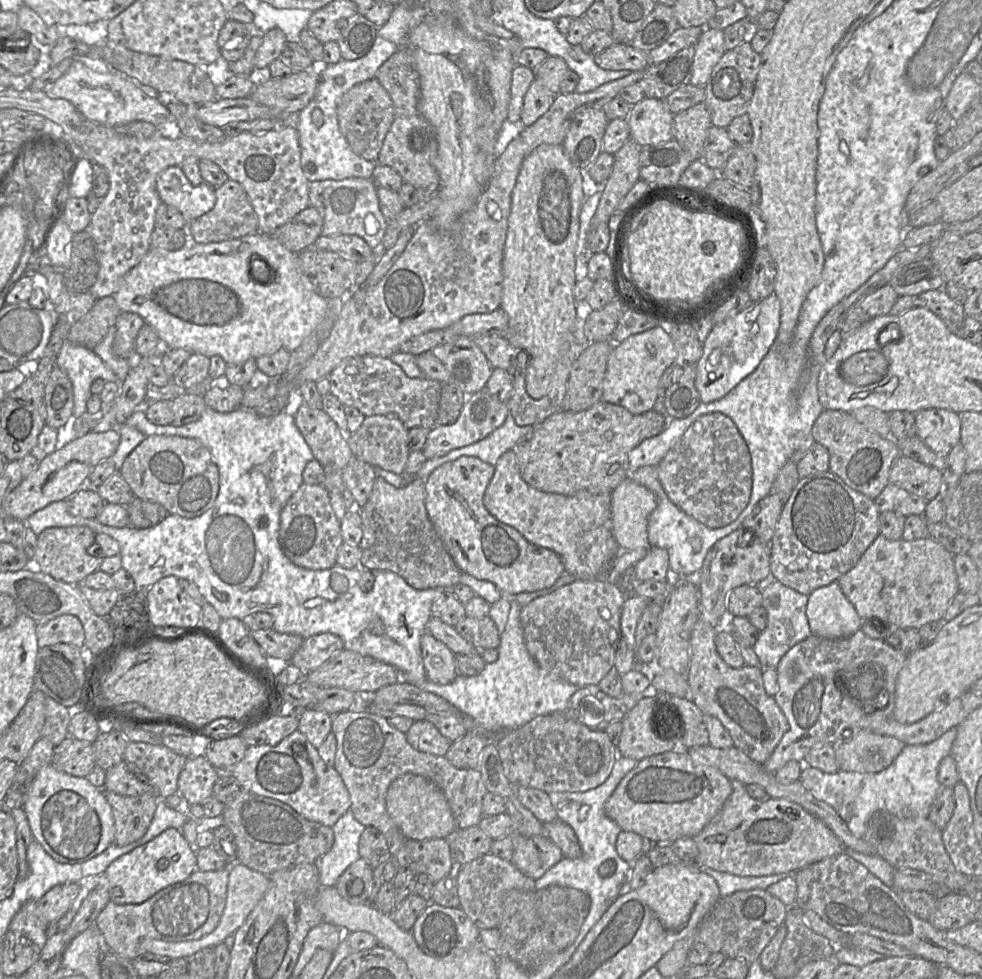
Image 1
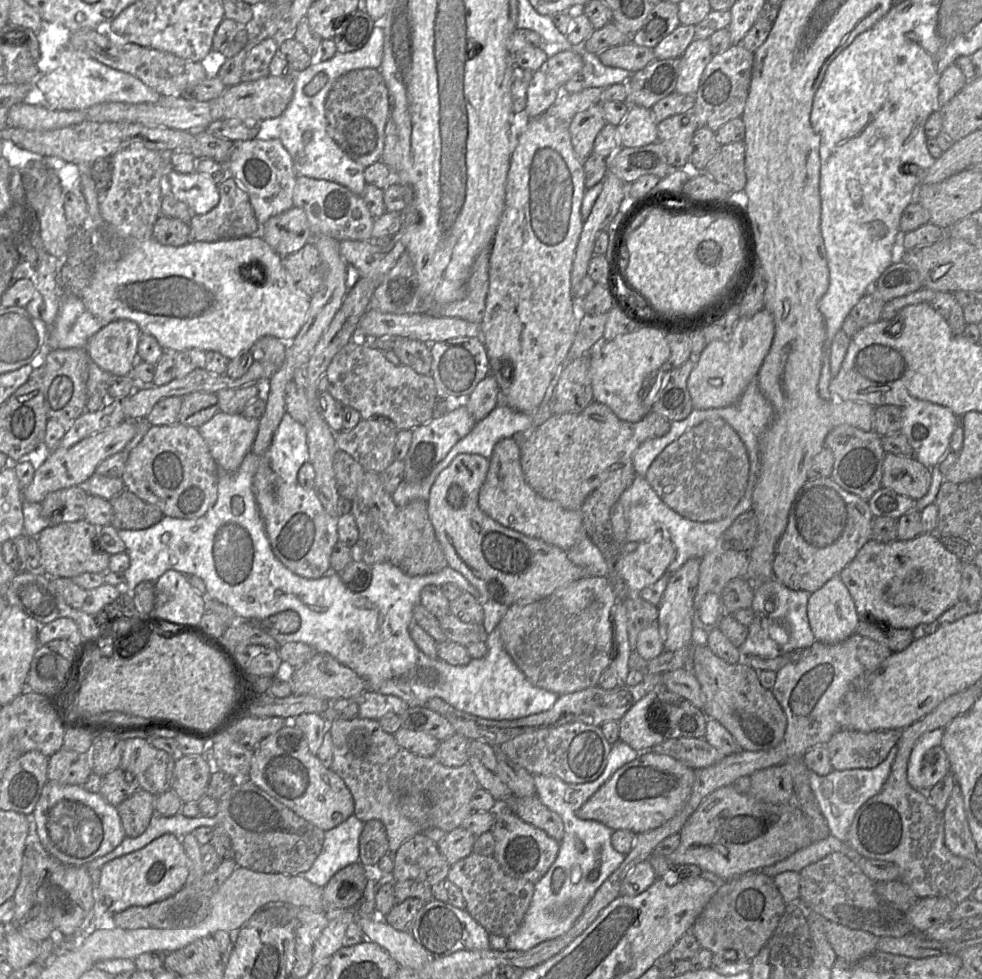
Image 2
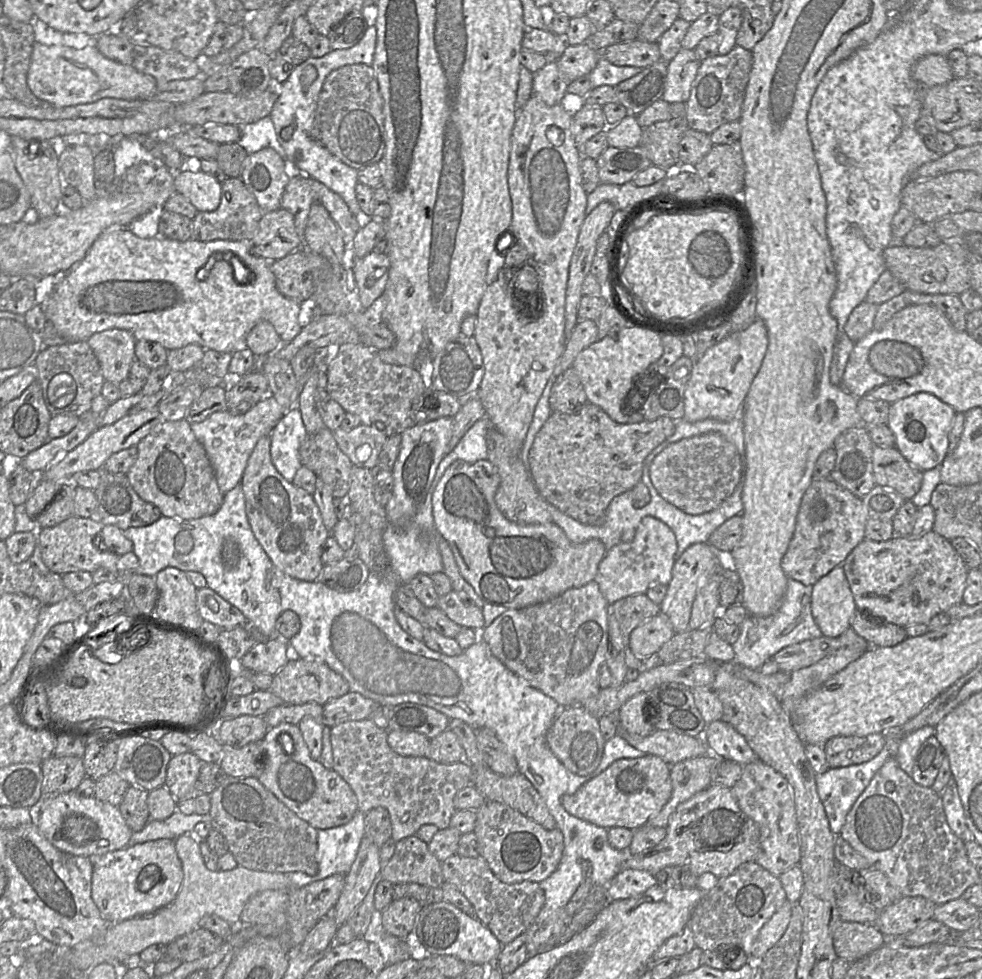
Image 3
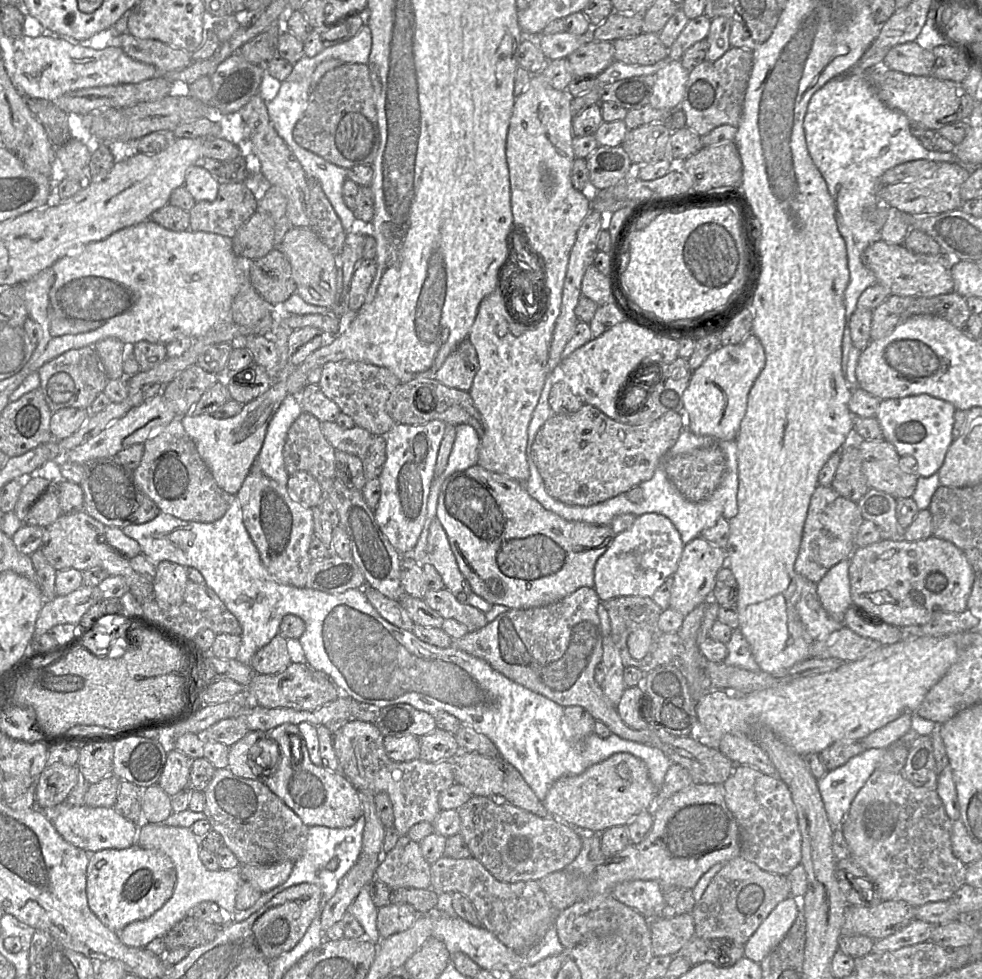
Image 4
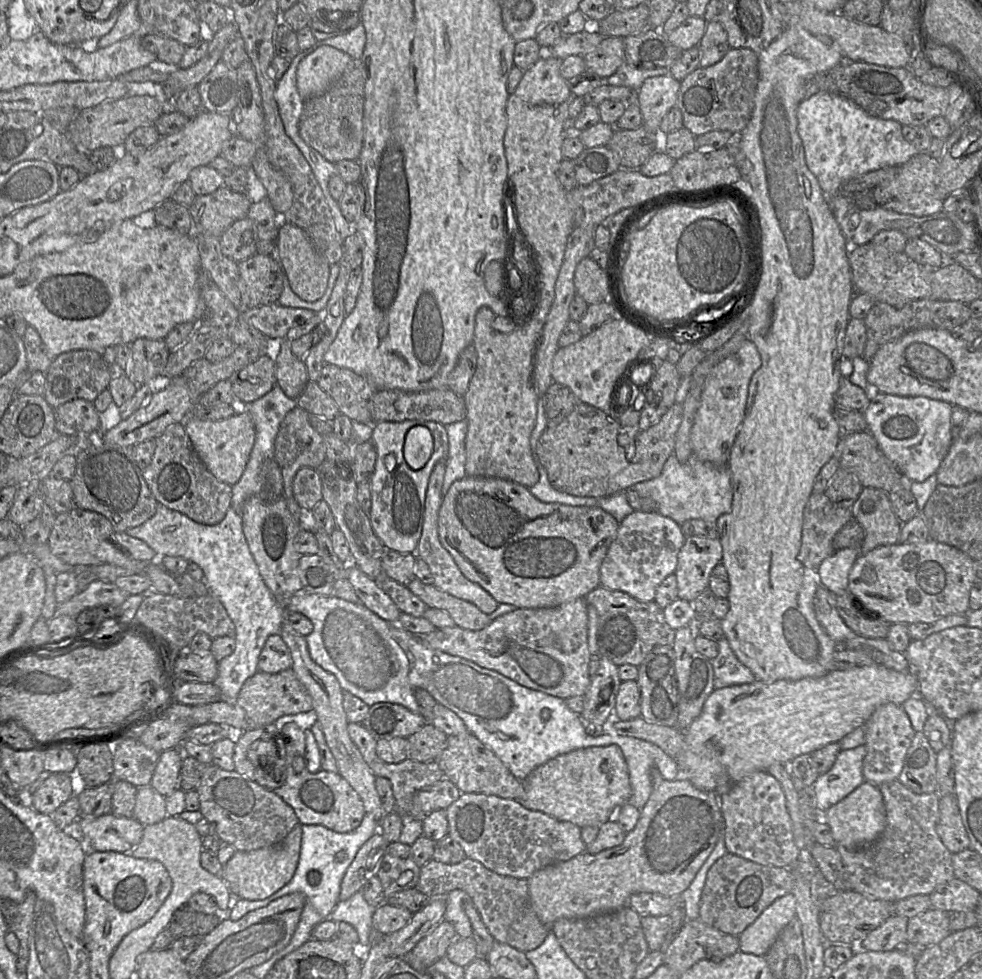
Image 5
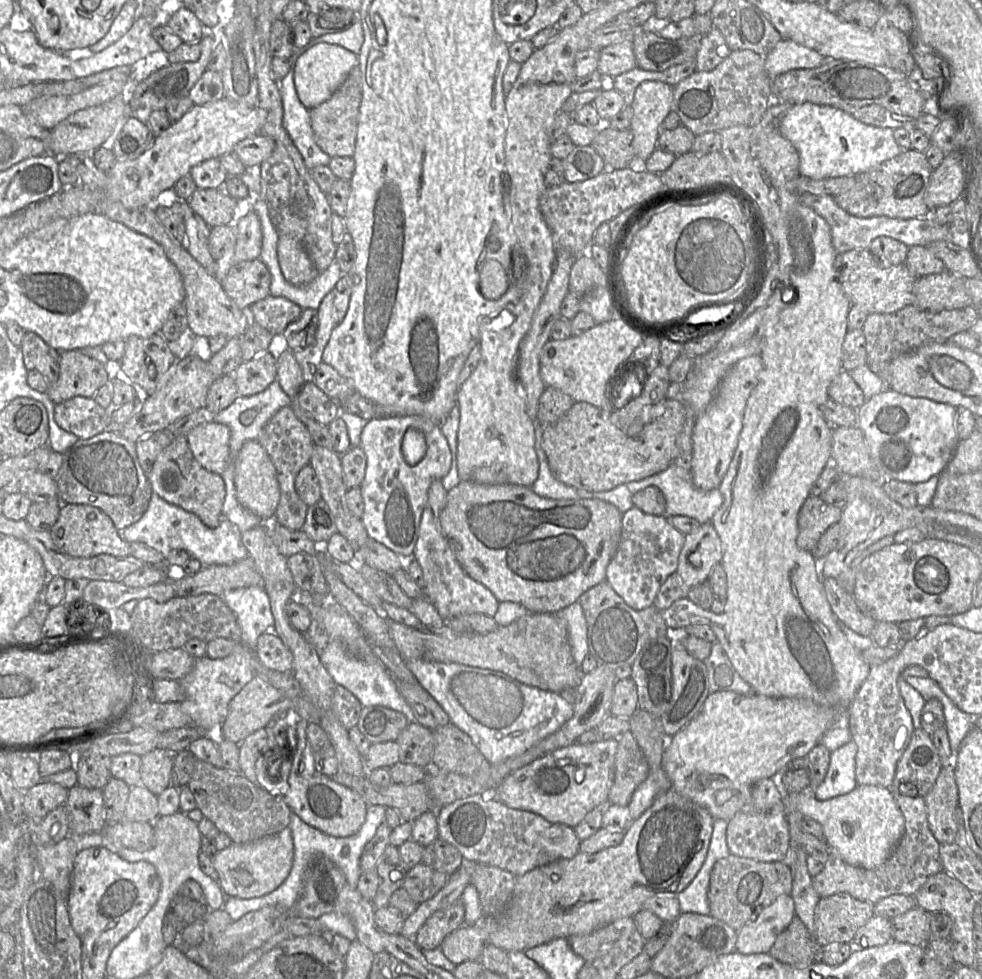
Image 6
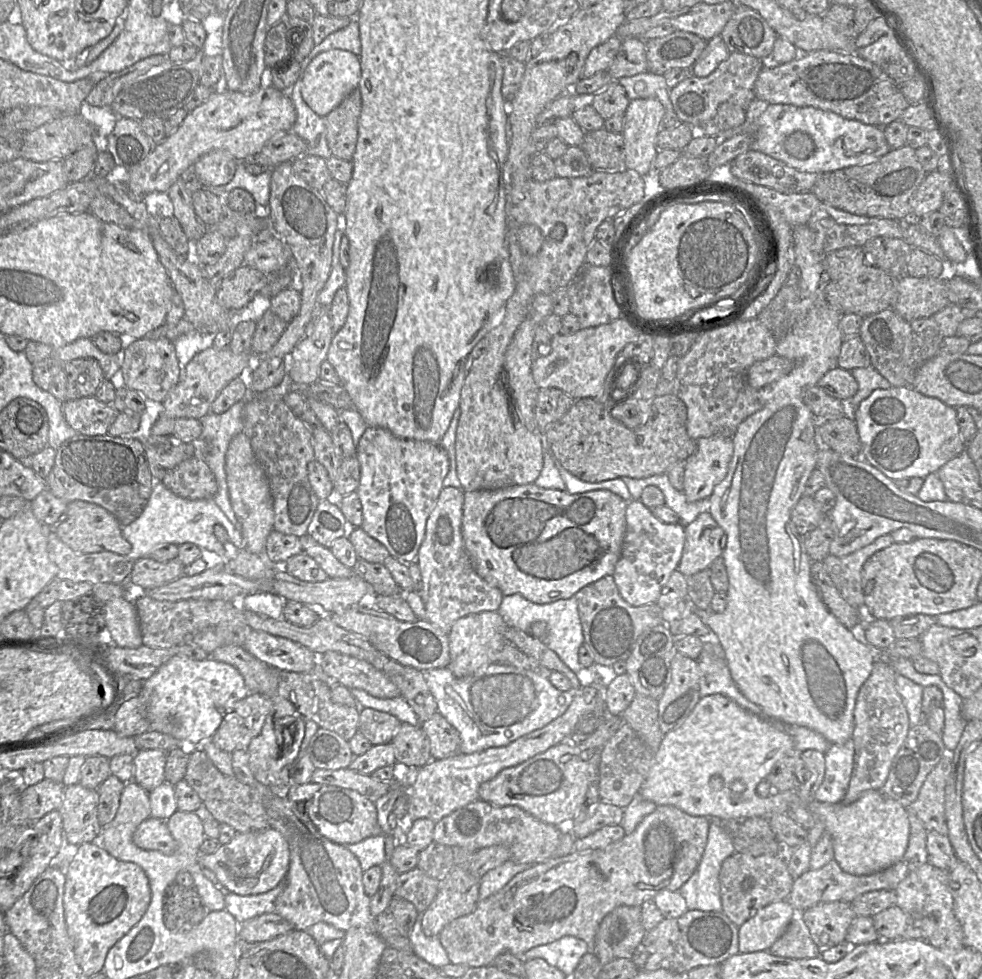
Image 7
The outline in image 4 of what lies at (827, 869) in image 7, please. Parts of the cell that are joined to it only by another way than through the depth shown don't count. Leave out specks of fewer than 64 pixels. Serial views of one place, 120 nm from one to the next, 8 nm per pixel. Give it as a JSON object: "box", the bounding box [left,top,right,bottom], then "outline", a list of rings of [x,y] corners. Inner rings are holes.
{"box":[840,768,966,907],"outline":[[[876,768],[852,801],[840,829],[849,847],[850,858],[872,880],[880,900],[901,900],[918,907],[929,902],[949,900],[966,884],[966,865],[952,851],[952,822],[935,789],[915,787],[902,773]]]}

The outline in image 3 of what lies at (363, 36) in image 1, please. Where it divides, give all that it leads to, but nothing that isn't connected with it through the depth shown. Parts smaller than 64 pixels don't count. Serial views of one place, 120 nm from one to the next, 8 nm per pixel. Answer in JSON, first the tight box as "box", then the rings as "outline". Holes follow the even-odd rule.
{"box":[328,10,368,49],"outline":[[[362,10],[349,13],[328,34],[331,49],[348,49],[355,46],[368,27]]]}

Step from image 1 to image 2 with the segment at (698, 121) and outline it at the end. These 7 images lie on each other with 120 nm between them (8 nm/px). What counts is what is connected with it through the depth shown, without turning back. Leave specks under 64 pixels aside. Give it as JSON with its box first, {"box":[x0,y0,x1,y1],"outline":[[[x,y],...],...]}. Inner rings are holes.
{"box":[657,108,698,168],"outline":[[[693,108],[685,113],[670,116],[657,124],[657,141],[663,145],[668,164],[673,168],[682,168],[689,161],[692,138],[698,127]]]}

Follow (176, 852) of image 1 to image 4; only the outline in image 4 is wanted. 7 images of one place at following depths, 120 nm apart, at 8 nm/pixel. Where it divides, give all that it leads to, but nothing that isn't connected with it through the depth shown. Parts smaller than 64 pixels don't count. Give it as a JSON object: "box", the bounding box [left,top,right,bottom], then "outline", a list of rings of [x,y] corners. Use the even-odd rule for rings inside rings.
{"box":[86,844,176,933],"outline":[[[134,844],[126,849],[104,849],[89,855],[89,863],[87,866],[86,878],[86,895],[89,908],[107,928],[116,933],[118,933],[127,924],[133,921],[146,919],[150,917],[152,914],[154,914],[172,896],[175,885],[176,870],[171,859],[166,854],[159,852],[157,850],[144,849],[137,844]]]}

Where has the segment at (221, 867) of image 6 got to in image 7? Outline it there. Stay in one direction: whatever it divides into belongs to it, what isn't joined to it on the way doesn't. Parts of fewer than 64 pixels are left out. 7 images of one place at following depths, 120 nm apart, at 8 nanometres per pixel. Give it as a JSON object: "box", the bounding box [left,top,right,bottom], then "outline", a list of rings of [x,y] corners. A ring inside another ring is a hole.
{"box":[199,828,290,895],"outline":[[[267,828],[245,833],[236,832],[227,844],[220,844],[212,854],[199,854],[201,866],[213,871],[224,890],[238,895],[263,894],[274,889],[287,875],[290,865],[290,852],[282,834]]]}

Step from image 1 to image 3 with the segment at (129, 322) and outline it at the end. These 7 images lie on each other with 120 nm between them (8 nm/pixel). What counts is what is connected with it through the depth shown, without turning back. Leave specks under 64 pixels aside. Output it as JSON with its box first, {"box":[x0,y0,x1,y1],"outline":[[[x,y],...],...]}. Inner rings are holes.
{"box":[87,329,137,385],"outline":[[[108,329],[93,334],[87,342],[97,357],[106,381],[118,385],[130,377],[137,342],[130,331]]]}

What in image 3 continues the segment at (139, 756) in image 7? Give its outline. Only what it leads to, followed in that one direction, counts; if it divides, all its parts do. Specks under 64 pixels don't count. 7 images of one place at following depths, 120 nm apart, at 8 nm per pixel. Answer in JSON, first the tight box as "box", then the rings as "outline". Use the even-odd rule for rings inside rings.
{"box":[164,752,202,802],"outline":[[[191,752],[172,756],[164,786],[177,802],[196,794],[195,786],[202,764],[200,759]]]}

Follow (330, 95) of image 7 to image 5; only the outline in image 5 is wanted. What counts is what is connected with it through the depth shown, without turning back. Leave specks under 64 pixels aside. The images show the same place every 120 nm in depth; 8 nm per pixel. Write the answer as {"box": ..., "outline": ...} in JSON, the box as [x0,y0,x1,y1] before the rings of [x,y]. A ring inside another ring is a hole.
{"box":[297,45,352,101],"outline":[[[324,45],[303,58],[297,67],[298,93],[306,101],[324,94],[339,79],[352,58],[345,52]]]}

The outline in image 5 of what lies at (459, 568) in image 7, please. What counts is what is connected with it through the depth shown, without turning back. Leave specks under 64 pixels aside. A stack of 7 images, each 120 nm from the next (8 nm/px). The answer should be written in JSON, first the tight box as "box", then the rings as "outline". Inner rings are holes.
{"box":[411,461,498,615],"outline":[[[445,461],[438,462],[431,472],[426,499],[424,522],[420,541],[416,550],[411,553],[415,558],[421,558],[427,563],[434,578],[434,586],[439,590],[446,592],[456,598],[465,600],[474,604],[486,615],[491,614],[498,607],[498,603],[476,583],[469,581],[459,570],[450,553],[442,546],[438,534],[438,512],[443,501],[442,484],[445,475]]]}

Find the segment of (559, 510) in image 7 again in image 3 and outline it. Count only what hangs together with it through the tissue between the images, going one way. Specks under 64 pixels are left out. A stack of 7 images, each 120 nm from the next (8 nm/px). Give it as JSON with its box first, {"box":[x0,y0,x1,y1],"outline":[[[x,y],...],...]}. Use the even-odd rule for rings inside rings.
{"box":[432,460,607,609],"outline":[[[457,460],[444,472],[432,498],[435,527],[448,542],[462,577],[484,603],[505,606],[507,609],[522,609],[593,581],[607,552],[603,542],[590,539],[579,544],[573,543],[553,522],[520,525],[509,521],[494,500],[499,483],[499,473],[489,460],[479,460],[473,464]]]}

